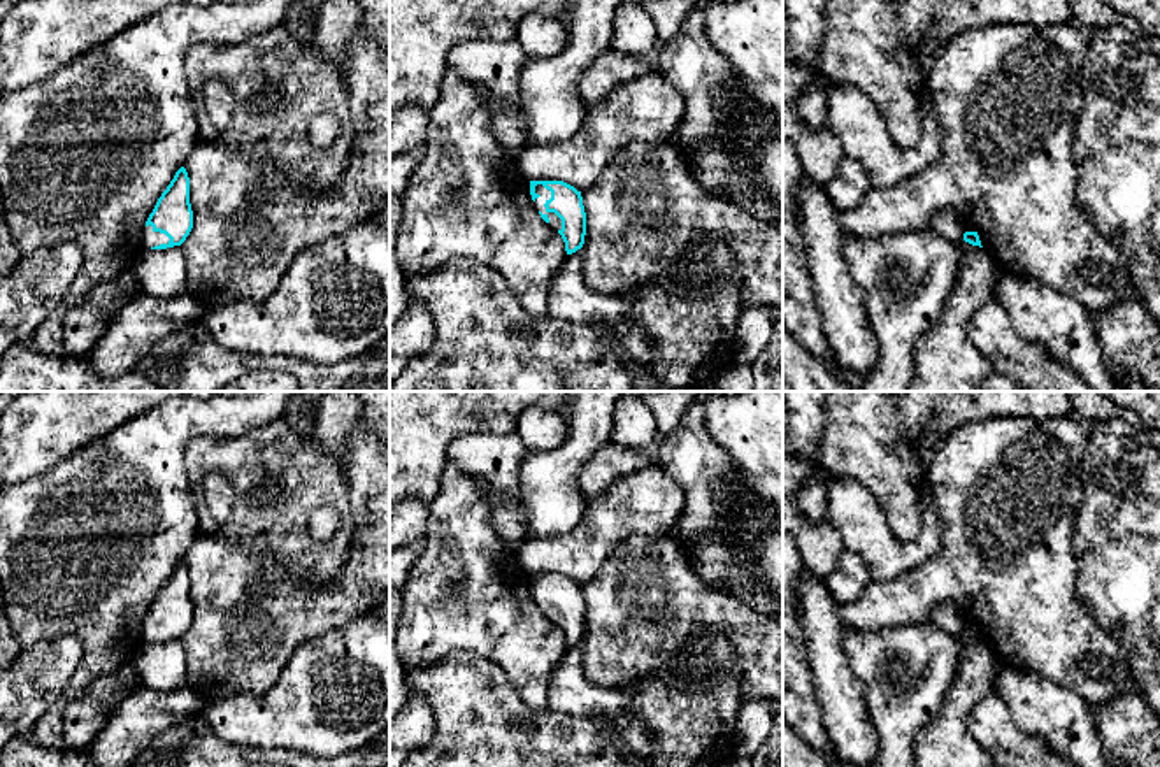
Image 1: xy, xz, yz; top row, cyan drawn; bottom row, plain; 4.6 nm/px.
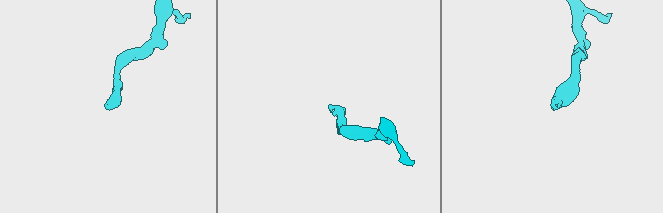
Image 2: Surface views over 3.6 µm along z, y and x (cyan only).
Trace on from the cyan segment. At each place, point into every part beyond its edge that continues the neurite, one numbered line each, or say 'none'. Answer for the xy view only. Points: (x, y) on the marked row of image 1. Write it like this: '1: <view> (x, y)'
1: xy (151, 239)

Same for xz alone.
1: xz (555, 222)

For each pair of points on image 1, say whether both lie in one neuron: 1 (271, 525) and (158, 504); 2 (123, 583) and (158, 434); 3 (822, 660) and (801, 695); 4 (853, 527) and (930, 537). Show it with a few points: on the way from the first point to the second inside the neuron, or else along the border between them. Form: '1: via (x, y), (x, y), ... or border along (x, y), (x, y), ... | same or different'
1: border along (183, 455), (188, 487), (193, 495) | different
2: via (123, 546), (125, 497), (137, 471) | same
3: border along (804, 637), (813, 692), (822, 718) | different
4: via (873, 539), (883, 550), (911, 550) | same

